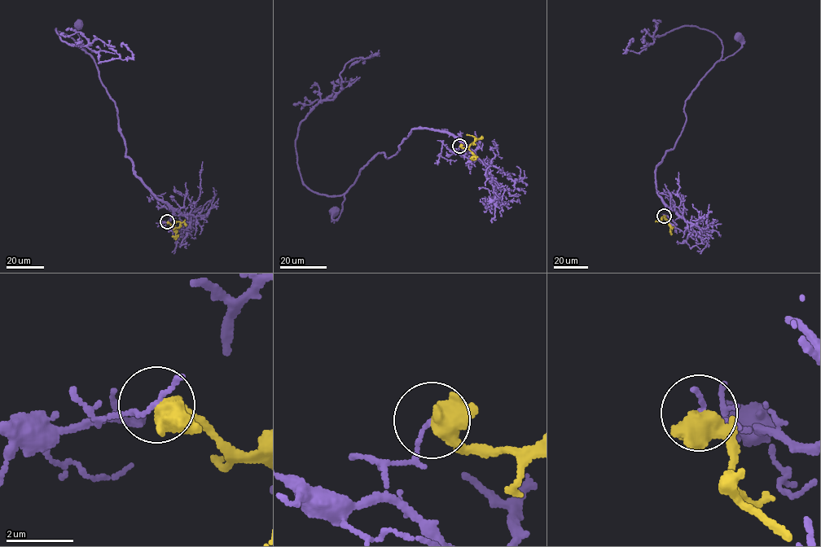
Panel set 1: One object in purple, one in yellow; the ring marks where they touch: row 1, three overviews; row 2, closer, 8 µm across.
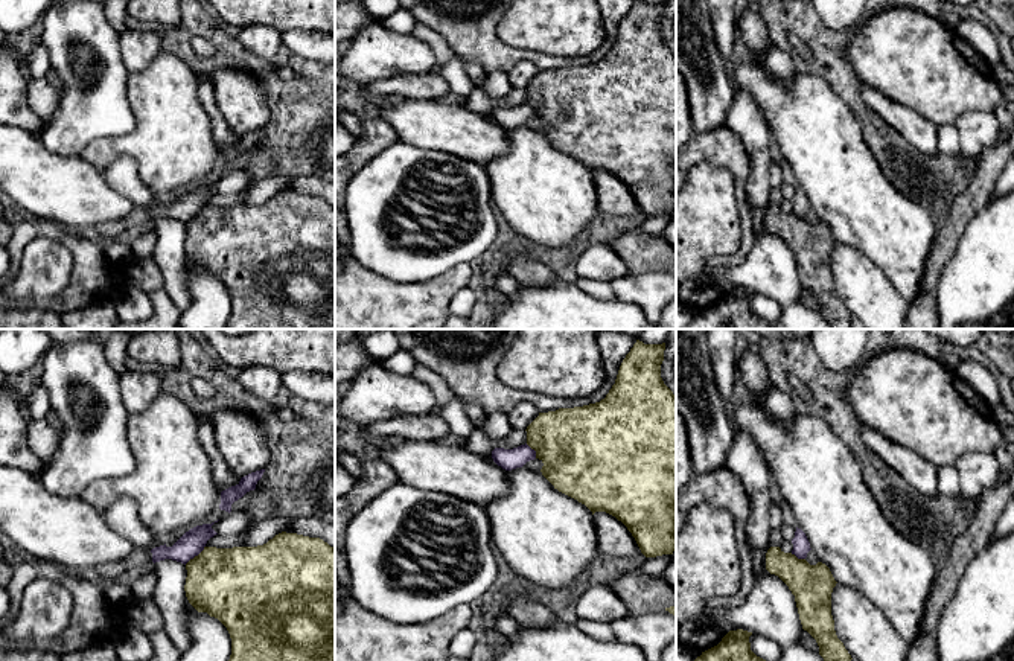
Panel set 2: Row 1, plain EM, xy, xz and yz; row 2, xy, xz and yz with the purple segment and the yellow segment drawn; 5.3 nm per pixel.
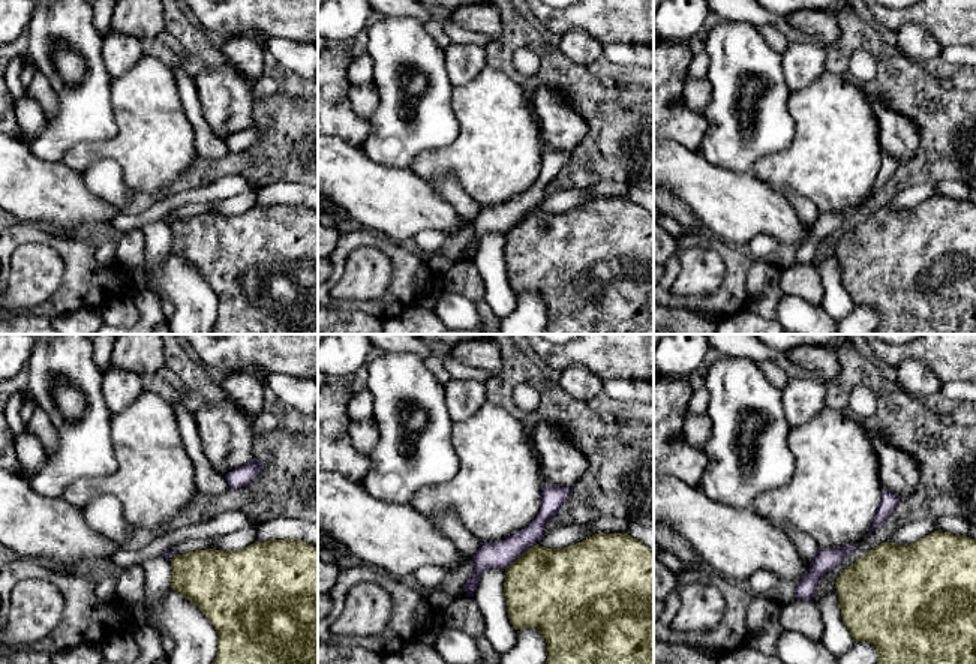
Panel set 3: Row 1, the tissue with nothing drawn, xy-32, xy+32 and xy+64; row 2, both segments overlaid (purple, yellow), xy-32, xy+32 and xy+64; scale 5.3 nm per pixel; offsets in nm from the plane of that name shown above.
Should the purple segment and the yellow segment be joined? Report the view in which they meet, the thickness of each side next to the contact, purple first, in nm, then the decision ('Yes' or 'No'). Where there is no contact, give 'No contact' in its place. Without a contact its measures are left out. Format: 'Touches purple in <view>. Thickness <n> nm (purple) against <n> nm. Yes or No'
Touches purple in xy. Thickness 140 nm (purple) against 380 nm. No

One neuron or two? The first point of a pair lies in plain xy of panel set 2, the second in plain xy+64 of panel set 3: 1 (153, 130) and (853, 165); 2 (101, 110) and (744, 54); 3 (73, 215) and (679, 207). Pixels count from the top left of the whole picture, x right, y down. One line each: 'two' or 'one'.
1: one
2: one
3: two

